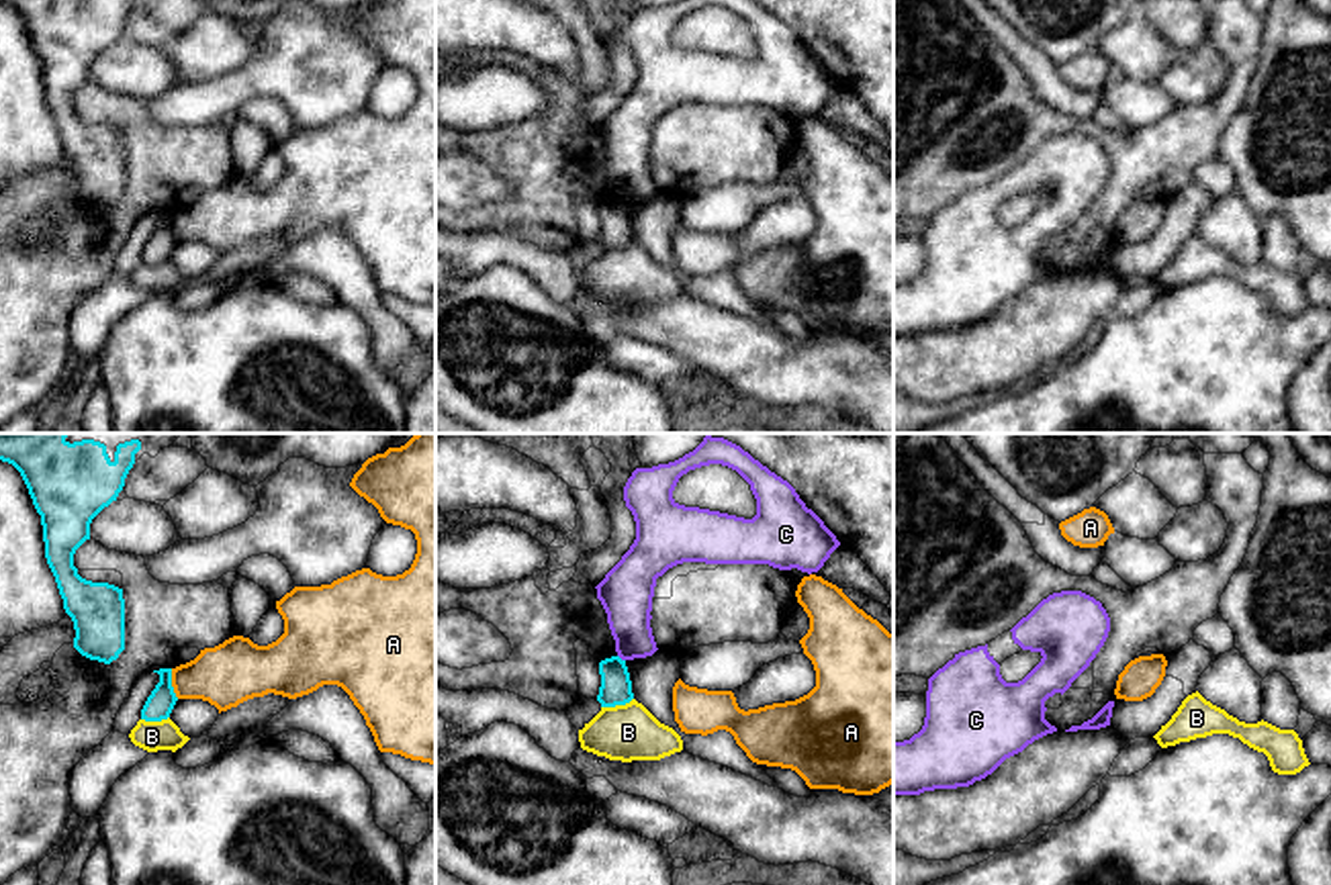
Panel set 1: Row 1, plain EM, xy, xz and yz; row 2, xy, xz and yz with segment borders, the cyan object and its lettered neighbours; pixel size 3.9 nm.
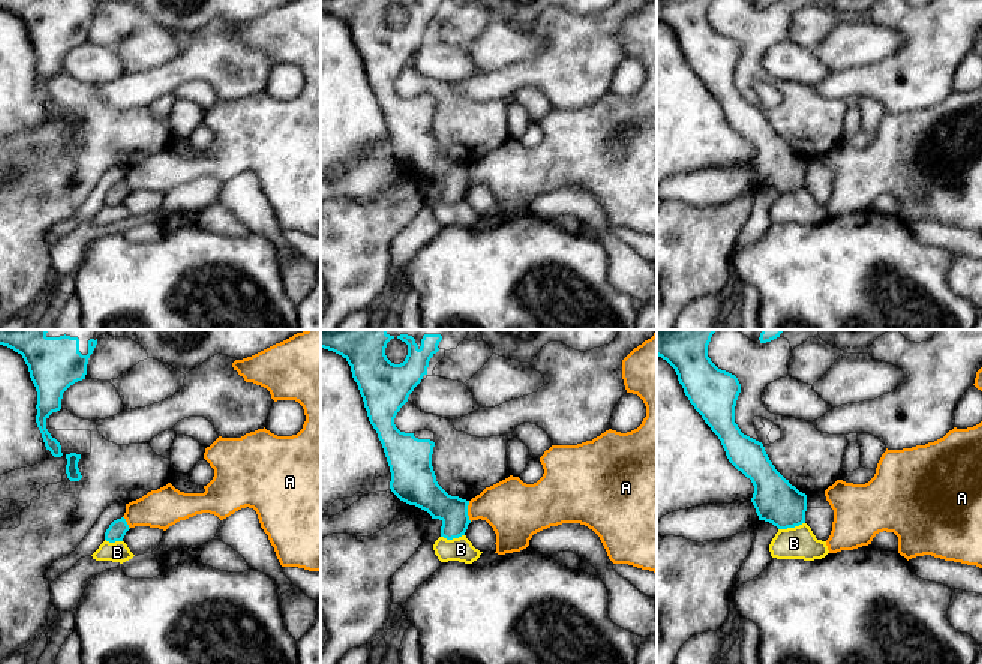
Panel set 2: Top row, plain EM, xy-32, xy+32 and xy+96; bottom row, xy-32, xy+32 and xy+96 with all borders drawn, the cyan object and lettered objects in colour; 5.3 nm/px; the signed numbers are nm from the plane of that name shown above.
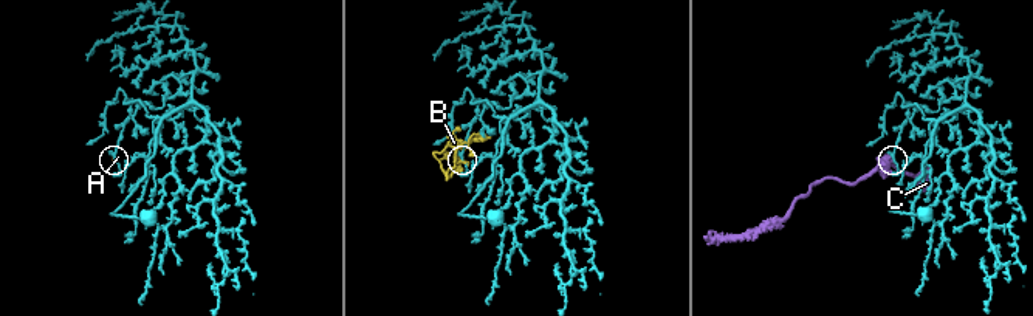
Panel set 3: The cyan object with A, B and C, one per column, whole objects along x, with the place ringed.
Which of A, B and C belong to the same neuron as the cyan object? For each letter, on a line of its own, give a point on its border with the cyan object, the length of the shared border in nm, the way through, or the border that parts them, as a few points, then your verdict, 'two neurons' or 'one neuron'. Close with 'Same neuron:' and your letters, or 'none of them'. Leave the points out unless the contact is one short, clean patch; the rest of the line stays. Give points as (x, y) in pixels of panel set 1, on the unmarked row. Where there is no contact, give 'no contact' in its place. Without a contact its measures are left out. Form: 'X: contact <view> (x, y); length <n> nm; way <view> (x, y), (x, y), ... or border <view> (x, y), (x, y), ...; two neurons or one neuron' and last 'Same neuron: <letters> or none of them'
A: contact xy (170, 225); length 120 nm; border xy (170, 211), (170, 227), (178, 240); two neurons
B: contact xz (616, 246); length 130 nm; two neurons
C: contact xz (620, 201); length 40 nm; border xz (618, 197), (624, 203); two neurons
Same neuron: none of them

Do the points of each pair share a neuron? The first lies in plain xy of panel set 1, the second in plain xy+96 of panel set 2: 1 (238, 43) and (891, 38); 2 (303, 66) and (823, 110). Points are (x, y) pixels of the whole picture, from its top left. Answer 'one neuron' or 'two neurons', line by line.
1: one neuron
2: two neurons

